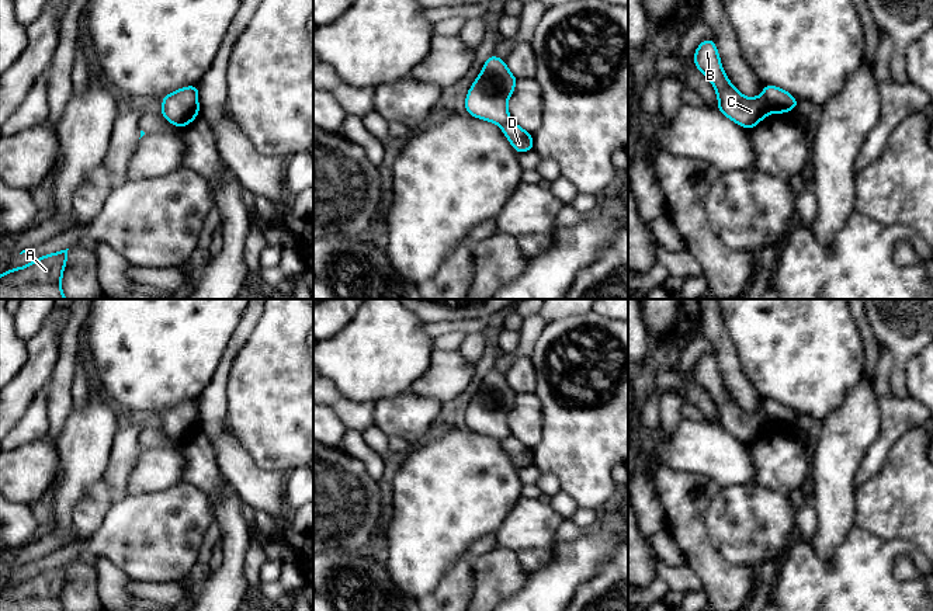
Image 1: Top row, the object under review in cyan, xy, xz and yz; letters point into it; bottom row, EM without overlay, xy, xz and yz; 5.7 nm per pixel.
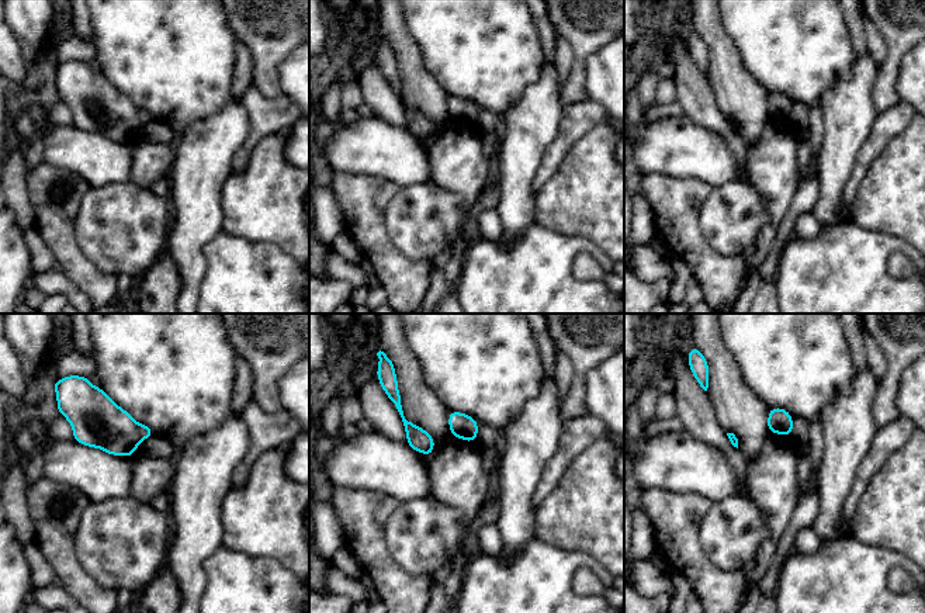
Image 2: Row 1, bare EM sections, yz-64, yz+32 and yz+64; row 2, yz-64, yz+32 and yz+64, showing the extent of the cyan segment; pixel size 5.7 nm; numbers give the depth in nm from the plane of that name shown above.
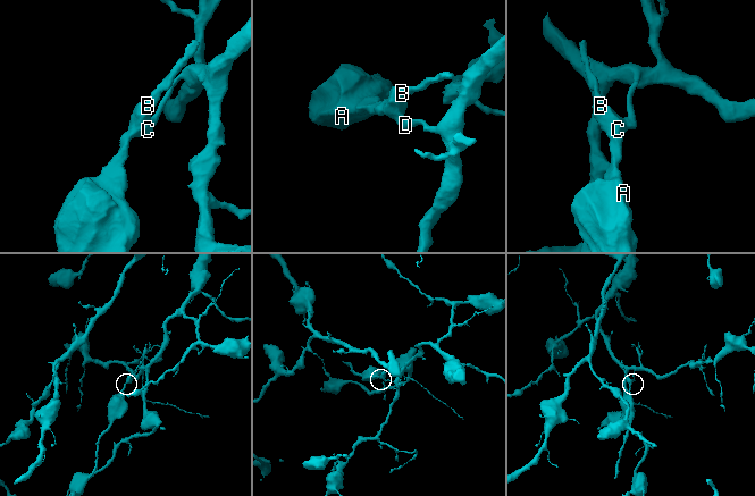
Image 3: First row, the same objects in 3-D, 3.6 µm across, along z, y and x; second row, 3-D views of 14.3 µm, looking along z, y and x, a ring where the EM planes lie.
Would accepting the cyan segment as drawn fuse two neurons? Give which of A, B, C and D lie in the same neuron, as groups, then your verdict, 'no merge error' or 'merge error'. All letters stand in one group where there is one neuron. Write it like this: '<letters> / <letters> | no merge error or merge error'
A B C / D | merge error

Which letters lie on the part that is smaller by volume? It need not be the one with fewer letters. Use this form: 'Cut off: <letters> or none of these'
Cut off: A, B, C

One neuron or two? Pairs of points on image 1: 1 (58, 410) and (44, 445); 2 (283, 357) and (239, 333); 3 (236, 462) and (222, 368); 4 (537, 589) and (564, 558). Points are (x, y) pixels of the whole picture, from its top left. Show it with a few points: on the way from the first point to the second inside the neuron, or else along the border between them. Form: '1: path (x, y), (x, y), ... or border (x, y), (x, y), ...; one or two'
1: border (47, 436), (56, 445); two
2: border (262, 313), (231, 365); two
3: path (222, 438), (215, 430), (215, 392); one
4: path (544, 582), (561, 565); one

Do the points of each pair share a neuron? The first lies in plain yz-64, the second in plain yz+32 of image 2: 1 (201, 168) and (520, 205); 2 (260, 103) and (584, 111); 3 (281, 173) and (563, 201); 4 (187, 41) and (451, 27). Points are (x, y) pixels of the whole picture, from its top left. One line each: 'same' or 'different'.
1: same
2: same
3: same
4: same

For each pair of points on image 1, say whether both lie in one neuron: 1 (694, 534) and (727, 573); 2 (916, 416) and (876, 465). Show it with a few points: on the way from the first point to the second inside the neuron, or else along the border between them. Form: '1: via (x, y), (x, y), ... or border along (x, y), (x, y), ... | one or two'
1: via (696, 544), (717, 565) | one
2: via (902, 423), (877, 451) | one

